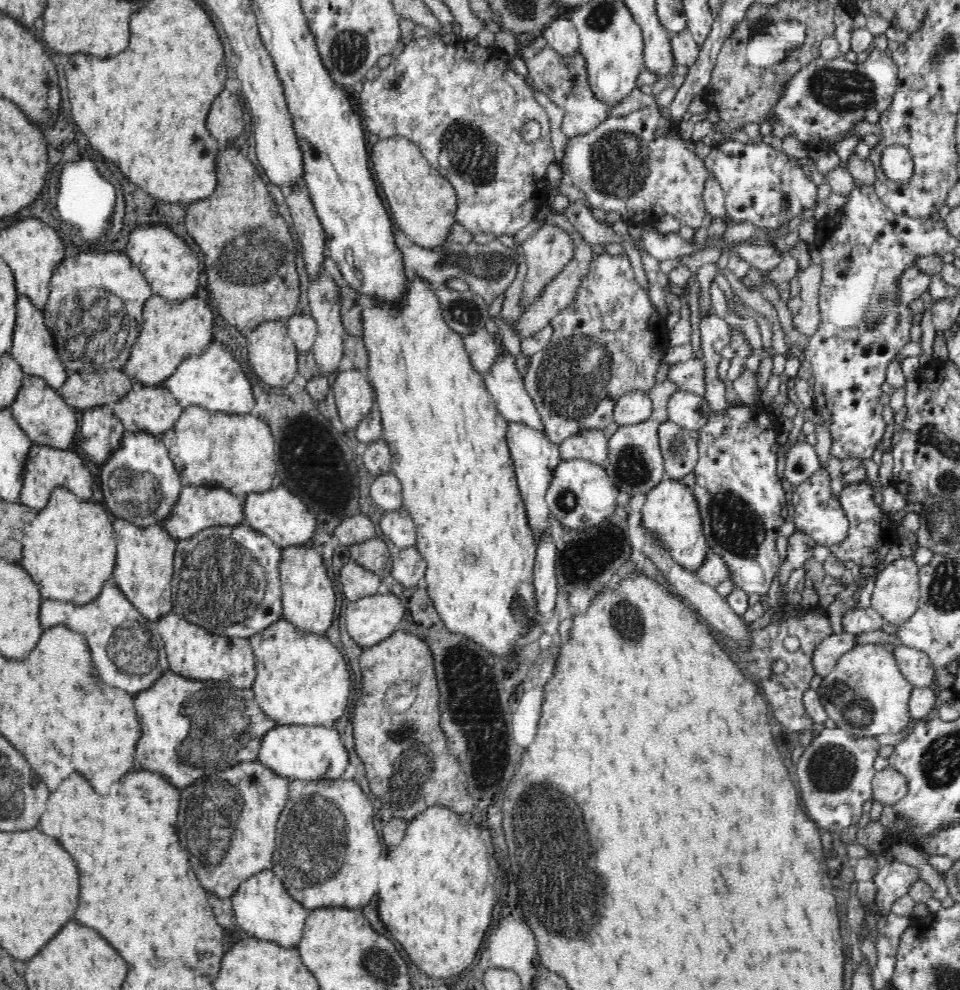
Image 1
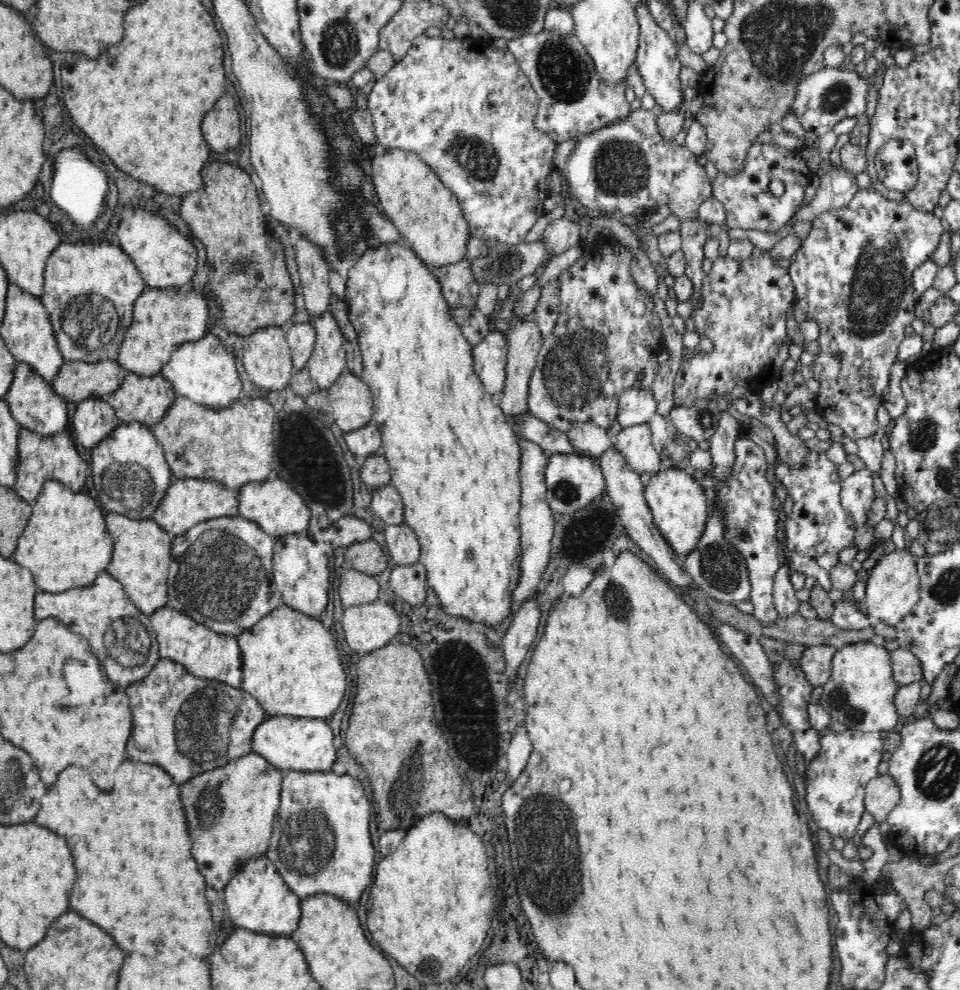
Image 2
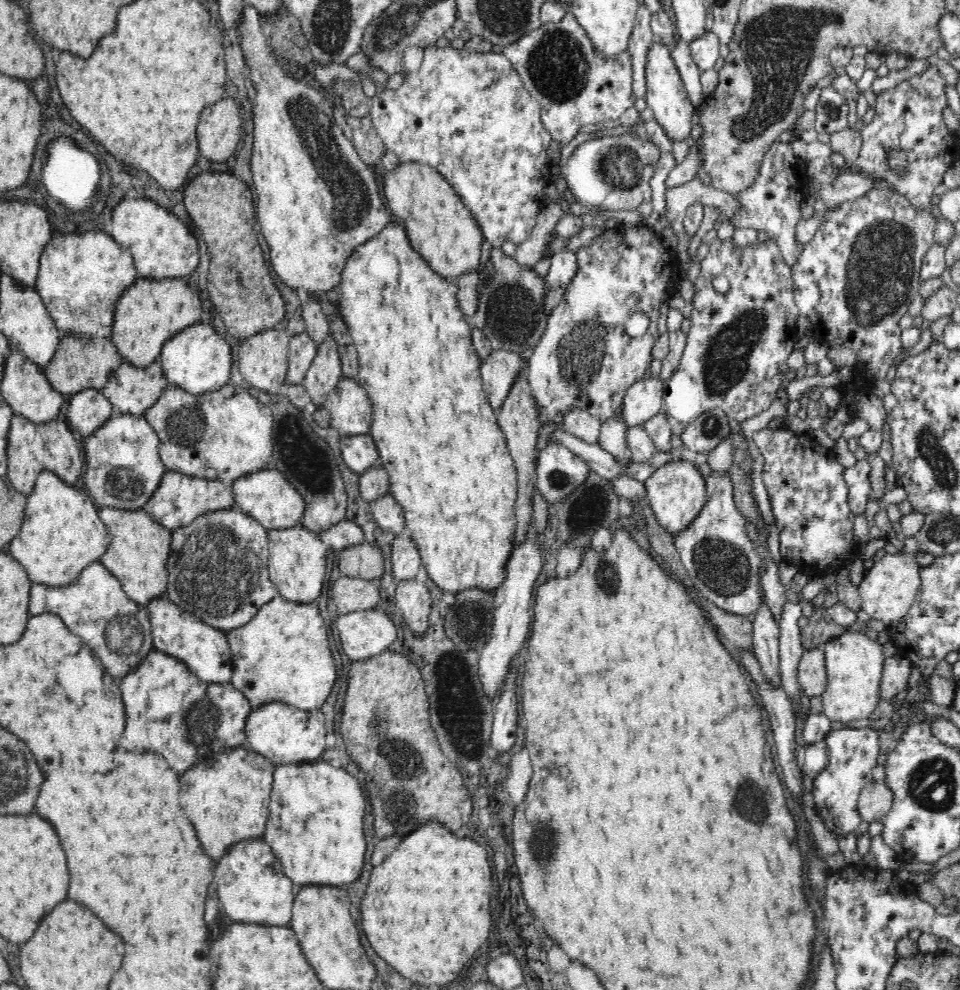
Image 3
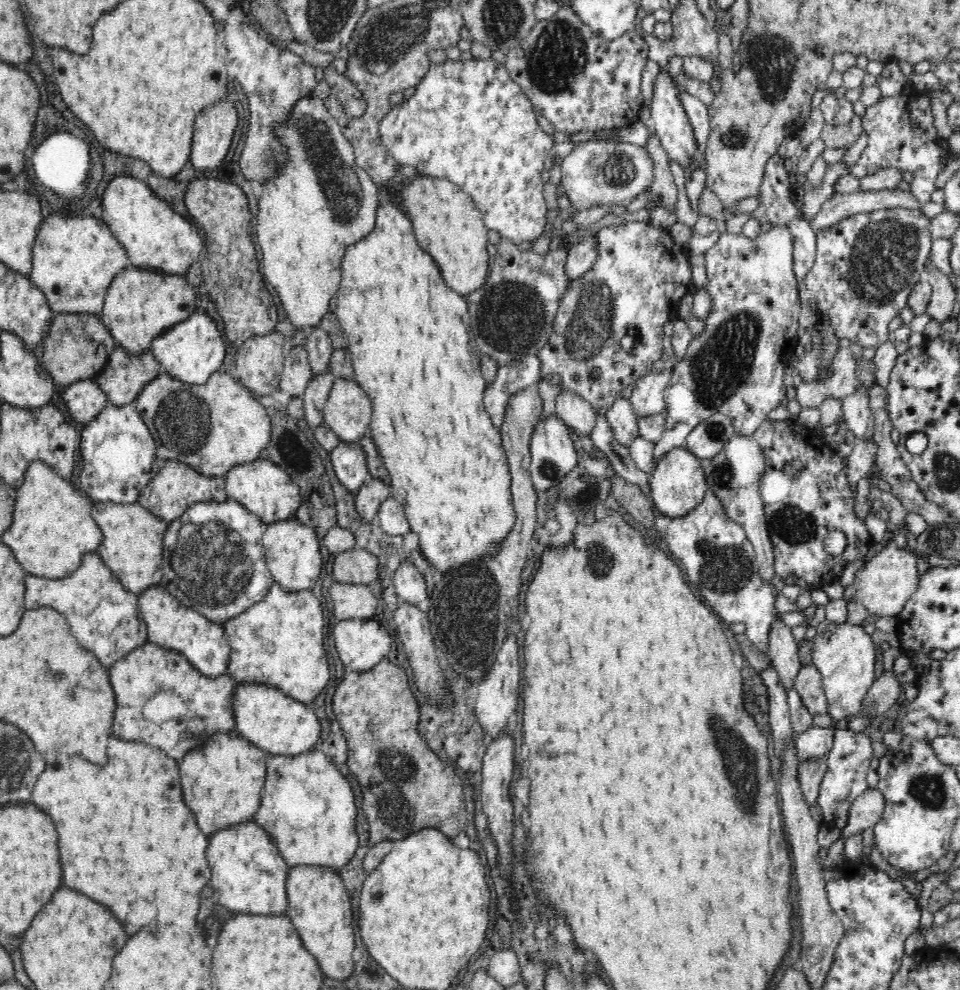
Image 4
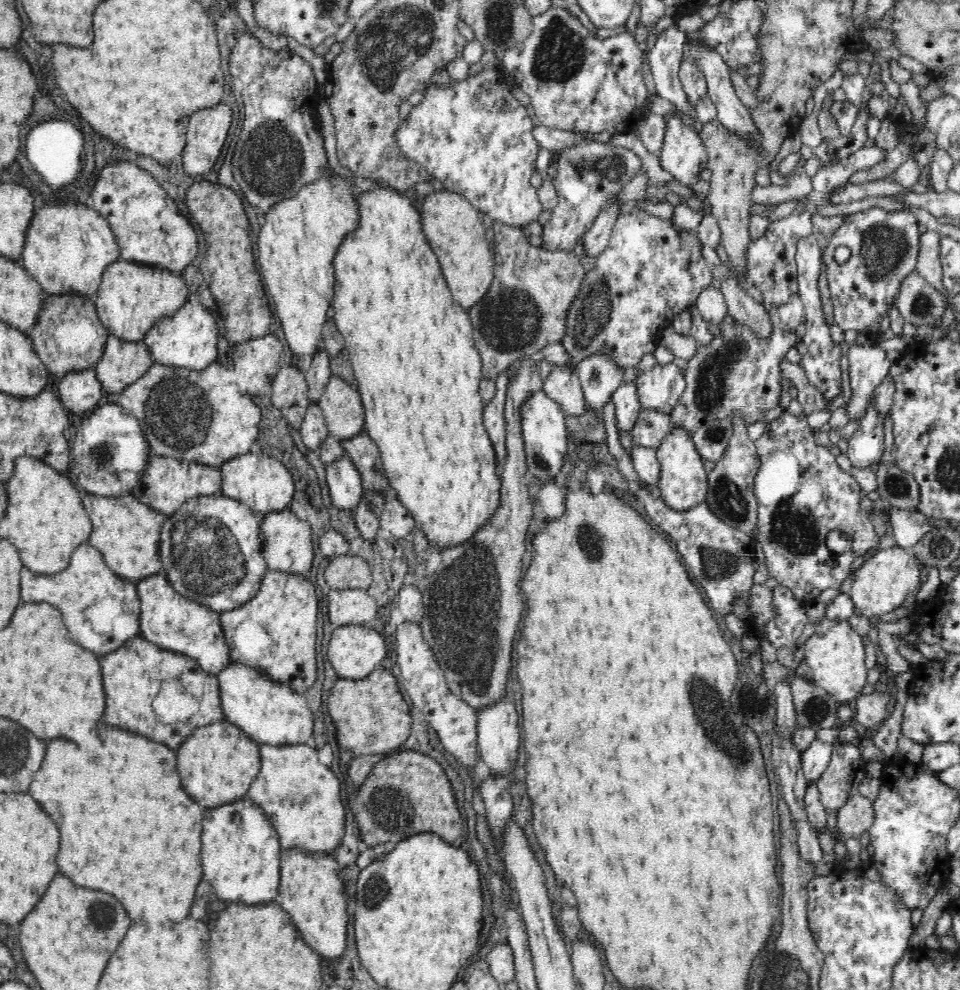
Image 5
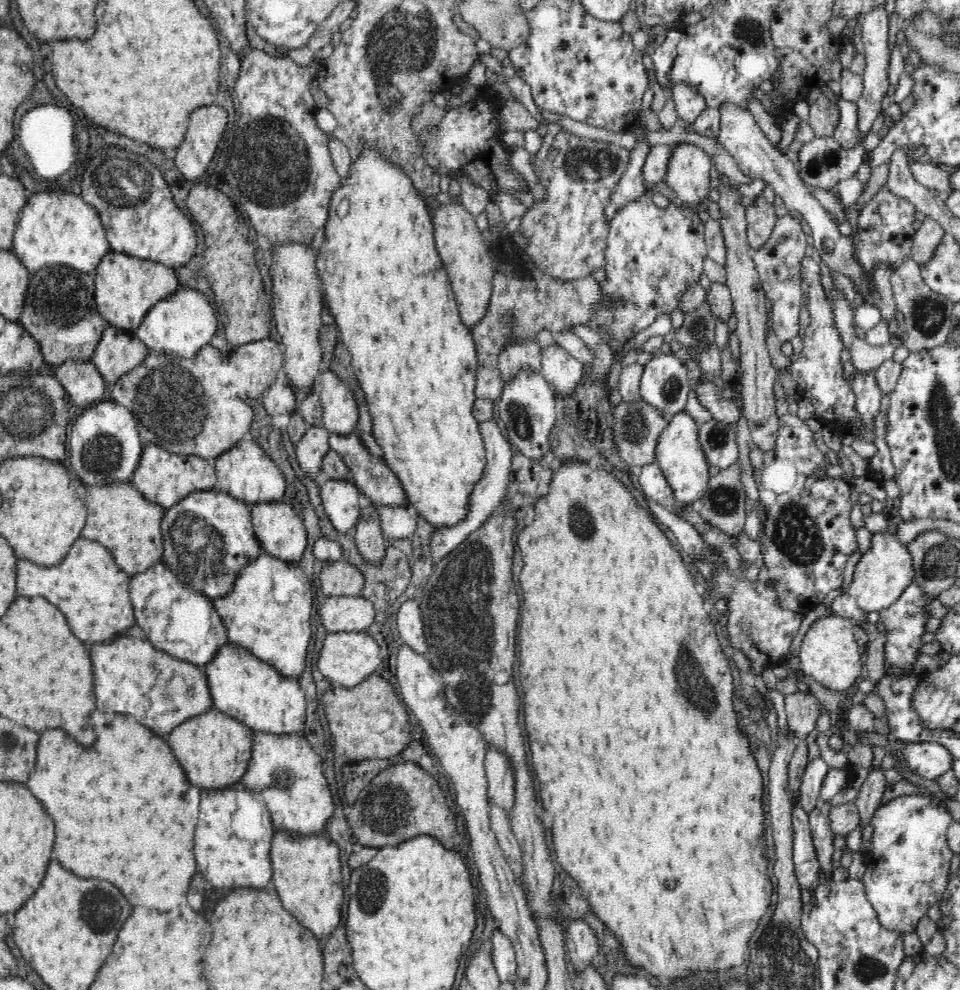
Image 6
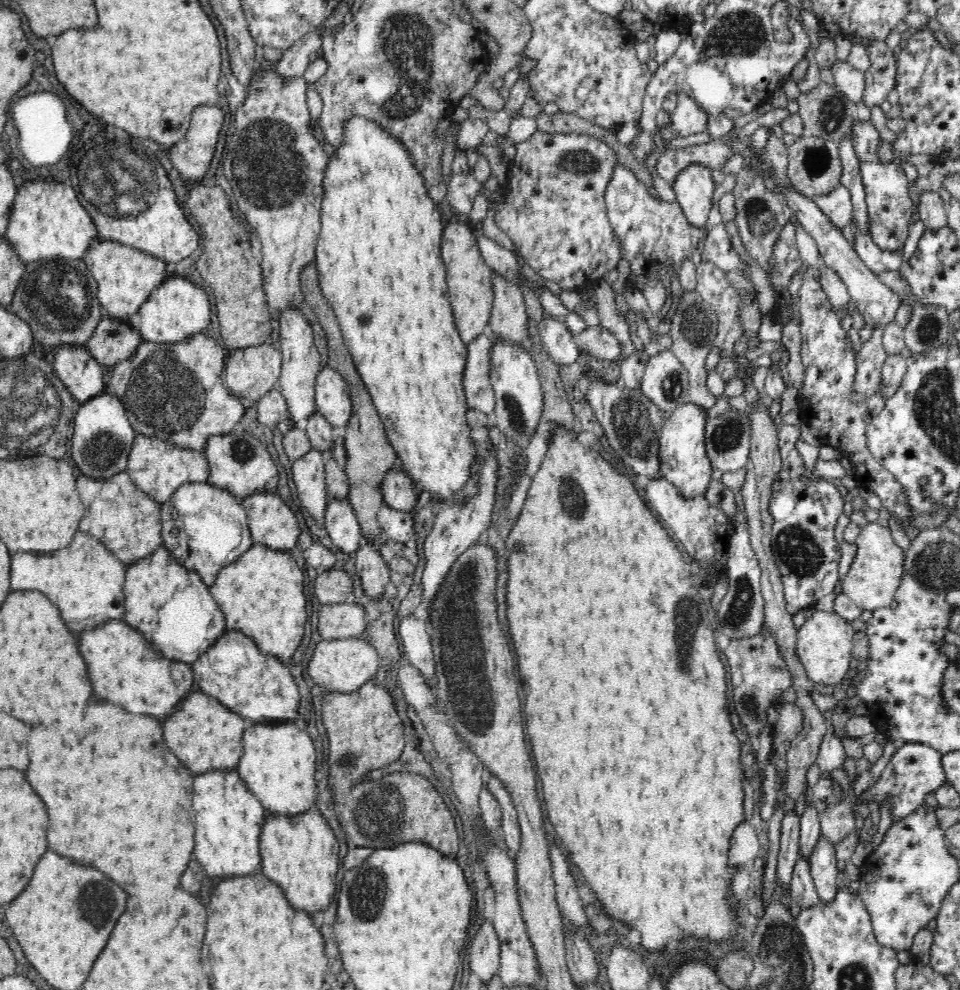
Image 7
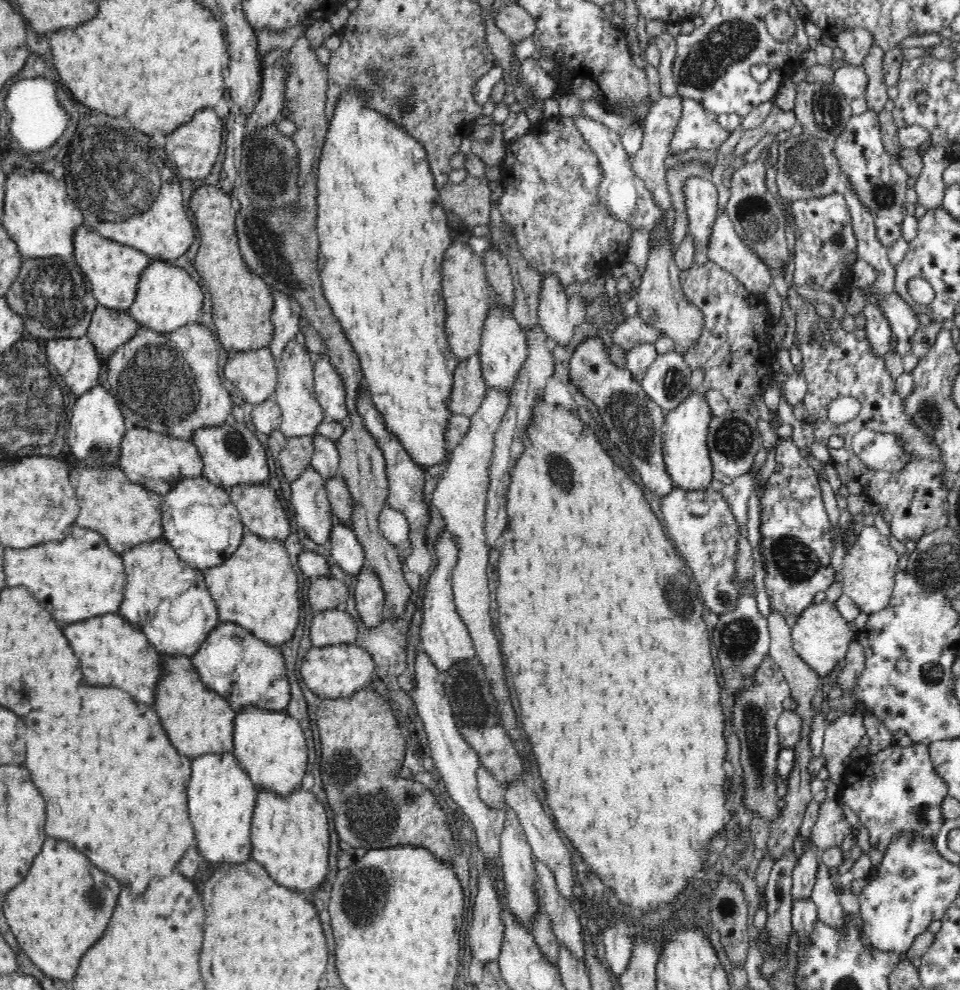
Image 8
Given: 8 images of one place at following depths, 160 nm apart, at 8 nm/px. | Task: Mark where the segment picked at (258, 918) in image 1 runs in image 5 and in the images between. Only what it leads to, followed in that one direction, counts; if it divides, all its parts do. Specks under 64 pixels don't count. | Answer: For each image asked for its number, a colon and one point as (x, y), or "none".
2: (257, 898)
3: (252, 887)
4: (248, 873)
5: (241, 852)

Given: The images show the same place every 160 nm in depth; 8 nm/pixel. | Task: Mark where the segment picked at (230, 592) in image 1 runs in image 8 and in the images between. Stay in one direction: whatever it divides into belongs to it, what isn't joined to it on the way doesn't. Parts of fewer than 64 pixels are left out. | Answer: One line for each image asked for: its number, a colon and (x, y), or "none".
2: (221, 574)
3: (218, 569)
4: (214, 563)
5: (211, 549)
6: (208, 536)
7: (205, 528)
8: (199, 520)

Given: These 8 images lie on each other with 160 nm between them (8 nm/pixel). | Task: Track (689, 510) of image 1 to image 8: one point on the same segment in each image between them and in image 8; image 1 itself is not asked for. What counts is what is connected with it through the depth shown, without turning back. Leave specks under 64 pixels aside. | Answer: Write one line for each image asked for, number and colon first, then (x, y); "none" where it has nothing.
2: (679, 504)
3: (676, 492)
4: (678, 483)
5: (682, 480)
6: (679, 454)
7: (683, 458)
8: (685, 451)

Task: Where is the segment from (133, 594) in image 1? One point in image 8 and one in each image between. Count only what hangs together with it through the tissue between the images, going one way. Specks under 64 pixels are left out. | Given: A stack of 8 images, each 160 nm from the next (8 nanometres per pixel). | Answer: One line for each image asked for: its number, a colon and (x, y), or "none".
2: (141, 558)
3: (137, 555)
4: (132, 547)
5: (127, 532)
6: (119, 517)
7: (128, 522)
8: (126, 514)

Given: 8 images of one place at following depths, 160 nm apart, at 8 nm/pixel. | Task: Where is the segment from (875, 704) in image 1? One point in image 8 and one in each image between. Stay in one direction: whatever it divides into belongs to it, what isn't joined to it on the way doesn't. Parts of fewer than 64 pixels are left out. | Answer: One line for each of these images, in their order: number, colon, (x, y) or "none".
2: (860, 692)
3: (854, 663)
4: (844, 654)
5: (834, 652)
6: (829, 653)
7: (824, 645)
8: (820, 634)

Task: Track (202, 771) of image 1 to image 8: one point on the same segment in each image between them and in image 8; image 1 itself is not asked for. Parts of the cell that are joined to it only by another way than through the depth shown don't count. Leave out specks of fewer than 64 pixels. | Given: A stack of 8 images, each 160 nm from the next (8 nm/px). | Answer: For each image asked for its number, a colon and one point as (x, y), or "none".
2: (215, 723)
3: (169, 709)
4: (163, 700)
5: (166, 696)
6: (131, 676)
7: (125, 669)
8: (112, 652)

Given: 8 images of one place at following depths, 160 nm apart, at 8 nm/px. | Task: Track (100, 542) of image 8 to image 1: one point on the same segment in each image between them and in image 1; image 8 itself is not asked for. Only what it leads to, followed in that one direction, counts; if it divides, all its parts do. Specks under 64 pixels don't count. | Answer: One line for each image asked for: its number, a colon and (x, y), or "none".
1: (127, 649)
2: (120, 635)
3: (94, 606)
4: (105, 617)
5: (101, 609)
6: (93, 592)
7: (85, 580)

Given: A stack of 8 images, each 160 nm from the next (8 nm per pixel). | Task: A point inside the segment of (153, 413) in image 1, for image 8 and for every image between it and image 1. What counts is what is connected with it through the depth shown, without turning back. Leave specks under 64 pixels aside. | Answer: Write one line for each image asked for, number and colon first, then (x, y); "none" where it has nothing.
2: (141, 399)
3: (131, 389)
4: (124, 375)
5: (122, 363)
6: (118, 352)
7: (113, 340)
8: (109, 329)

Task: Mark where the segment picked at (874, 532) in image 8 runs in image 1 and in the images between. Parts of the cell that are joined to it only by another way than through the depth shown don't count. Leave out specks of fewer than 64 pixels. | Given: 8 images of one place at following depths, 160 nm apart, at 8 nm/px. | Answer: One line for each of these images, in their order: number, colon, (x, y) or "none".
1: (895, 596)
2: (892, 590)
3: (887, 590)
4: (884, 584)
5: (881, 584)
6: (882, 573)
7: (873, 577)

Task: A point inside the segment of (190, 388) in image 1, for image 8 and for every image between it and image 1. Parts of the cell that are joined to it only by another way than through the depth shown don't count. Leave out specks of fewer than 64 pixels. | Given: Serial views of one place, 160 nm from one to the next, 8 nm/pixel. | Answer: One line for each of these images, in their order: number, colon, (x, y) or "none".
2: (204, 371)
3: (197, 359)
4: (192, 351)
5: (188, 339)
6: (181, 324)
7: (178, 308)
8: (167, 297)

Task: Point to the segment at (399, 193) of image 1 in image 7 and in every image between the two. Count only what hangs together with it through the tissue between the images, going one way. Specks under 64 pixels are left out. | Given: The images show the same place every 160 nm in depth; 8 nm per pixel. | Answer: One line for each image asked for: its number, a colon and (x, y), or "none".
2: (427, 213)
3: (440, 228)
4: (447, 225)
5: (453, 227)
6: (463, 248)
7: (470, 289)

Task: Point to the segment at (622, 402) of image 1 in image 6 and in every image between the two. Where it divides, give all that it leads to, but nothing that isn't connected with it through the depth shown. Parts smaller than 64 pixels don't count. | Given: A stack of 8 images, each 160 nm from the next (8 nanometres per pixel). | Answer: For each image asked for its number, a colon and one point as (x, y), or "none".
2: (636, 406)
3: (644, 399)
4: (647, 397)
5: (660, 387)
6: (664, 384)

